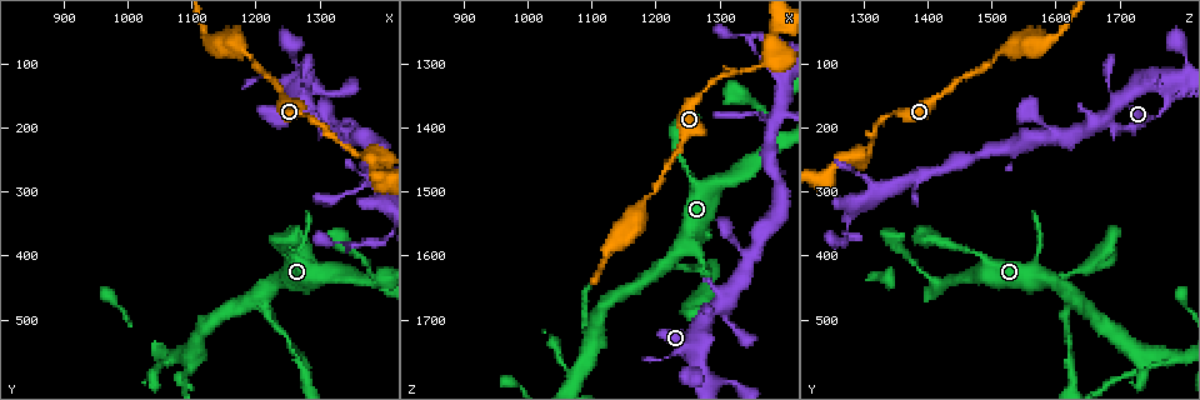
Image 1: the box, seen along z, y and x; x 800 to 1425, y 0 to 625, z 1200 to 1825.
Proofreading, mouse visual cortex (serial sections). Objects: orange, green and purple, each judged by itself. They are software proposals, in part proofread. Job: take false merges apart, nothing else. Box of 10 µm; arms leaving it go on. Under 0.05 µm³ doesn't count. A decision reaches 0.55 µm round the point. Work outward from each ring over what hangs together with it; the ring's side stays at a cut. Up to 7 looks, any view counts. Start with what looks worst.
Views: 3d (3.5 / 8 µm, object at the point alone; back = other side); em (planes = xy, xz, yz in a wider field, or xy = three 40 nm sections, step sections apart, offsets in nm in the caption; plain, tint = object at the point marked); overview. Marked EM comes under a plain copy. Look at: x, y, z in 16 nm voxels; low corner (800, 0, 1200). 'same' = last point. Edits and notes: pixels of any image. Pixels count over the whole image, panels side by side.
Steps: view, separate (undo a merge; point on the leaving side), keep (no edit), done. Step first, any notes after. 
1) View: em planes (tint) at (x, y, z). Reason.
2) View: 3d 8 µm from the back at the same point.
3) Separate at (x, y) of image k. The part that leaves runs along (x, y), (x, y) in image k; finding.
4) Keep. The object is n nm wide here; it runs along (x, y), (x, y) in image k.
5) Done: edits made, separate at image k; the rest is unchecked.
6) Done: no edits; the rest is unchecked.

View: 3d 3.5 µm at (1270, 125, 1780). Thick turns thin.

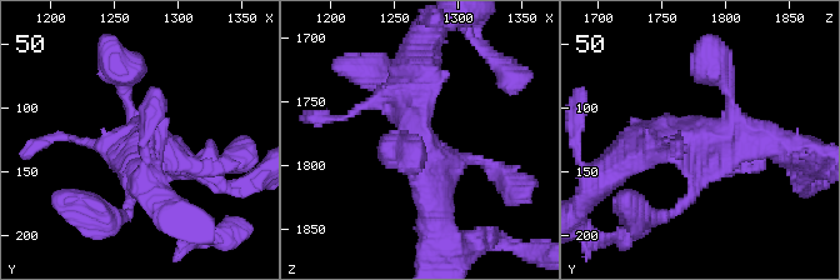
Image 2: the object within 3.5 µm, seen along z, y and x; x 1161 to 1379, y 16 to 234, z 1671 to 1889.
View: em xy step 1 (tint) at the same point. Shape alone is not enough.

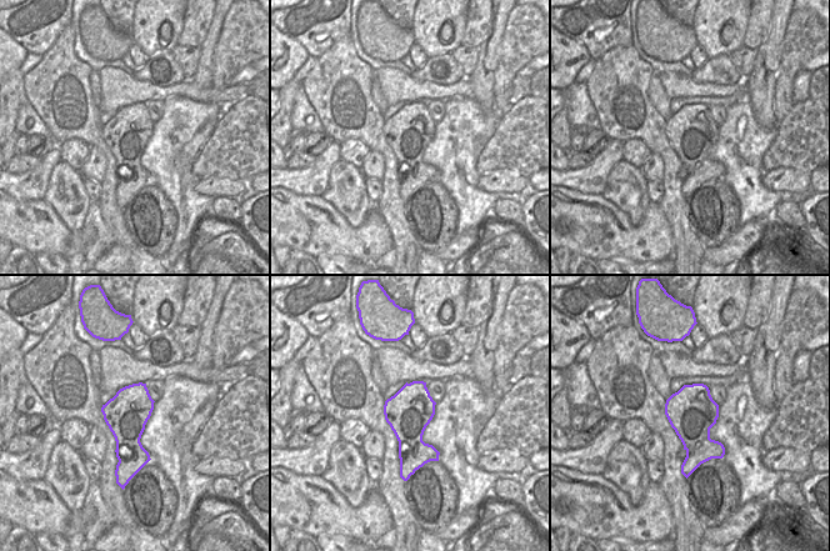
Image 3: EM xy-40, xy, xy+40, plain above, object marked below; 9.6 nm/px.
Keep. All the same cell.

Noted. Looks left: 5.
View: 3d 3.5 µm at (1380, 245, 1285).

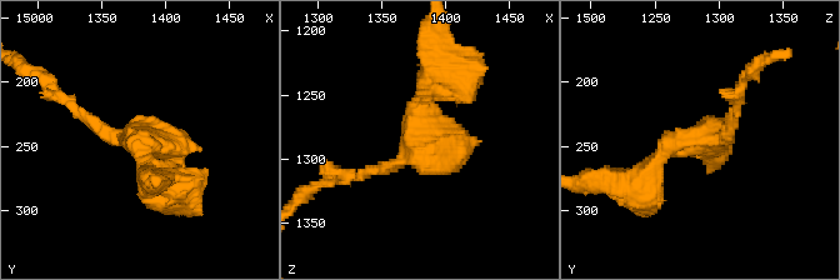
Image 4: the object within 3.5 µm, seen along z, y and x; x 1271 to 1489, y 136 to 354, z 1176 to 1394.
View: em planes (tint) at (1382, 244, 1286).

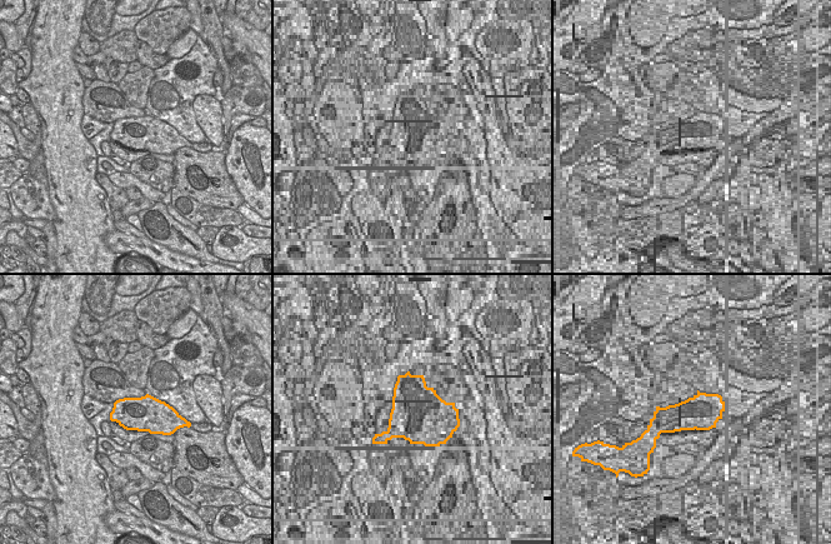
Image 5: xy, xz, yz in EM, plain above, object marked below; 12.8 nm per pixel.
Keep. It runs along (359, 176), (416, 148), (439, 80) in image 4; continuous, no second cell.

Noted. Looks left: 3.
View: 3d 3.5 µm at (1300, 185, 1680). Abrupt turn.

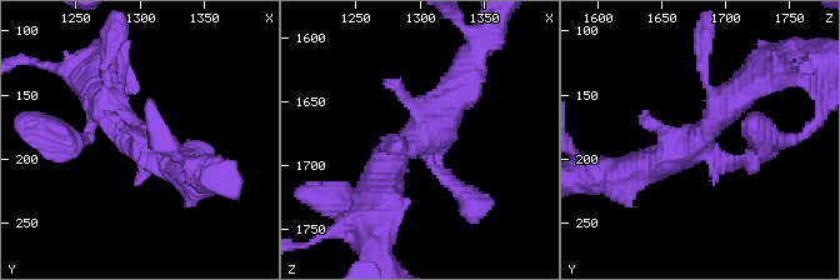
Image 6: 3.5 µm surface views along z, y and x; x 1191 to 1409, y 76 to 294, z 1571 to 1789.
View: em xy step 3 (tint) at (1304, 186, 1676).

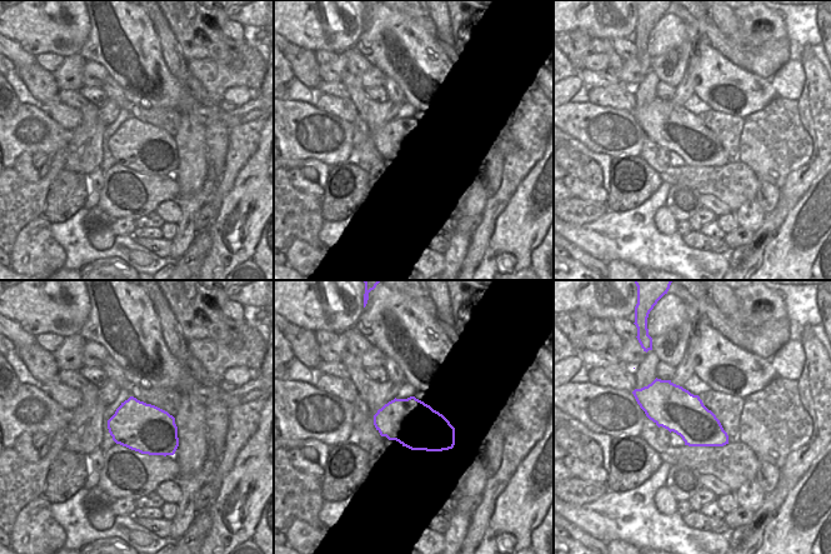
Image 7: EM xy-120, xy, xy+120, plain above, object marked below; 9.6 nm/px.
Keep. It runs along (380, 186), (469, 74) in image 6; continuous, no second cell.

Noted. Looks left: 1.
Done: no edits; the rest is unchecked.

